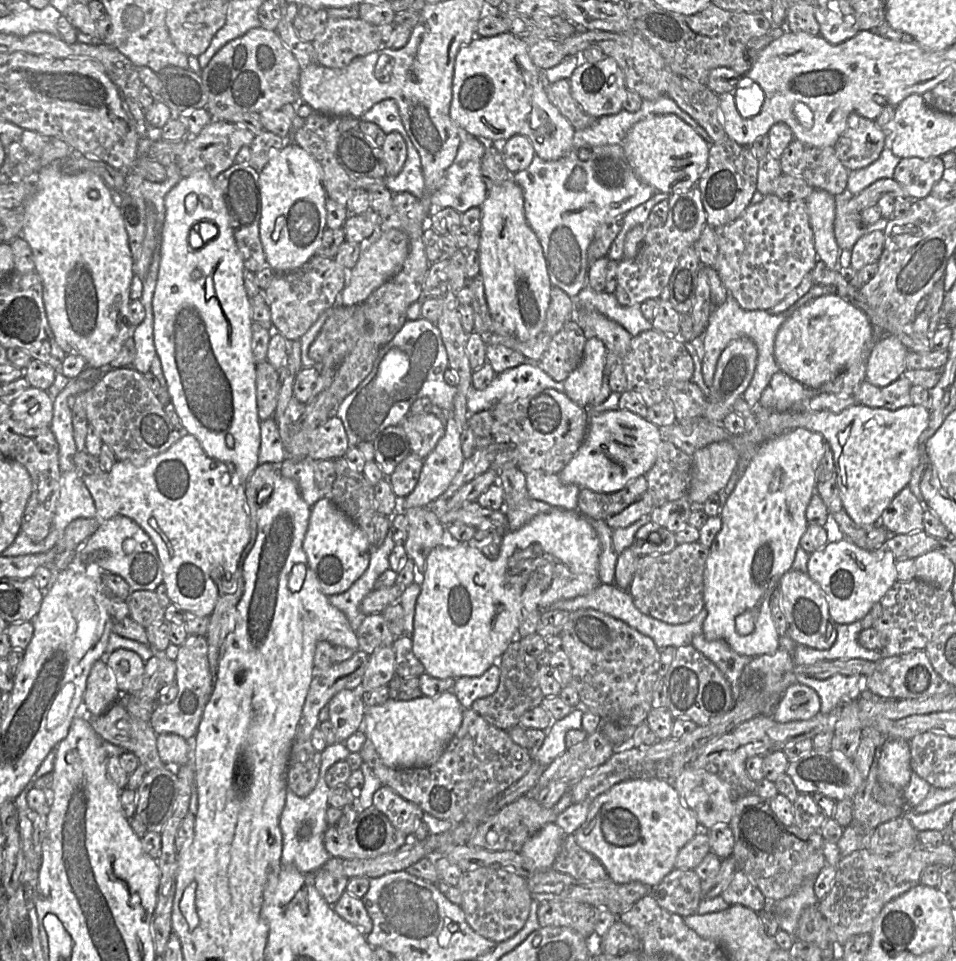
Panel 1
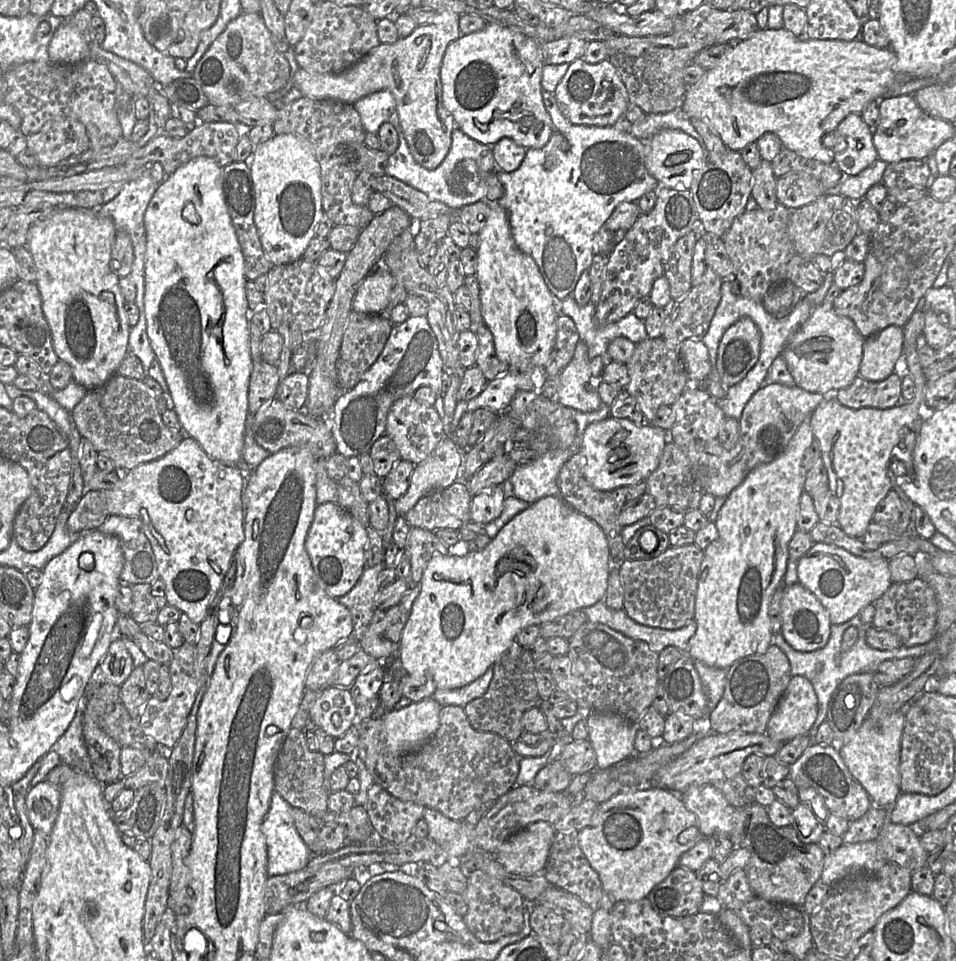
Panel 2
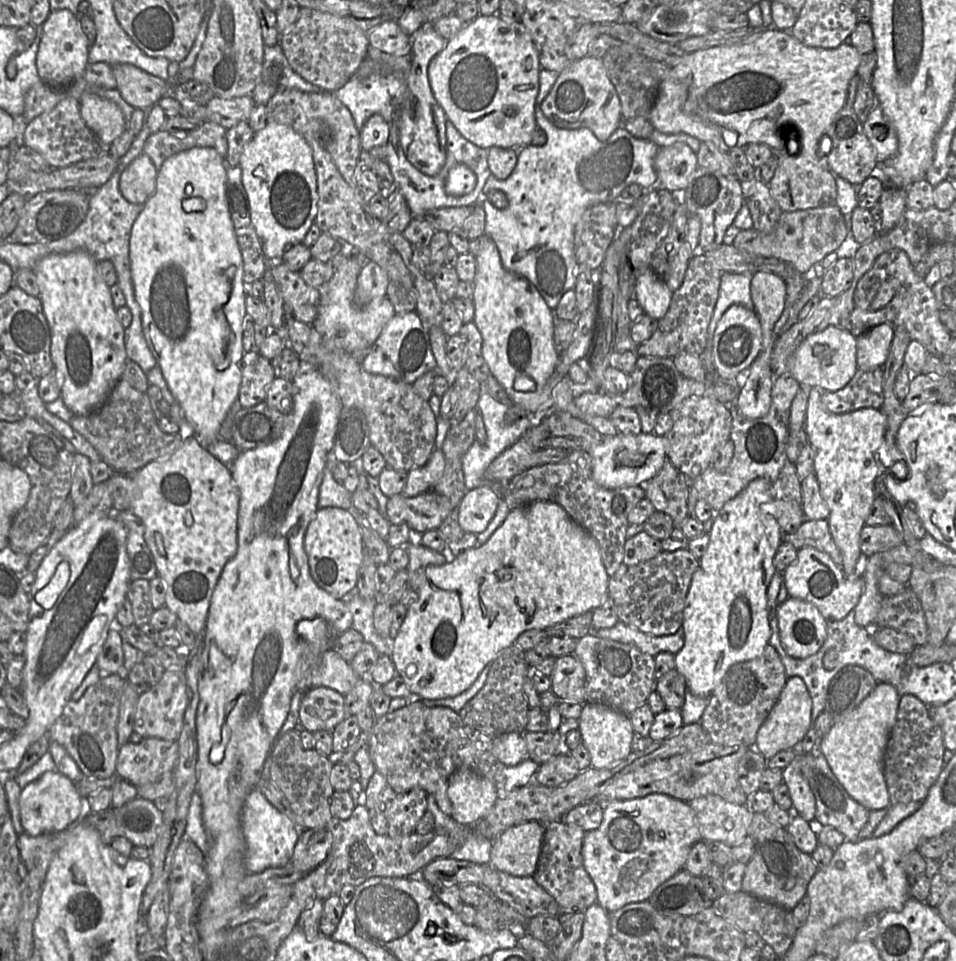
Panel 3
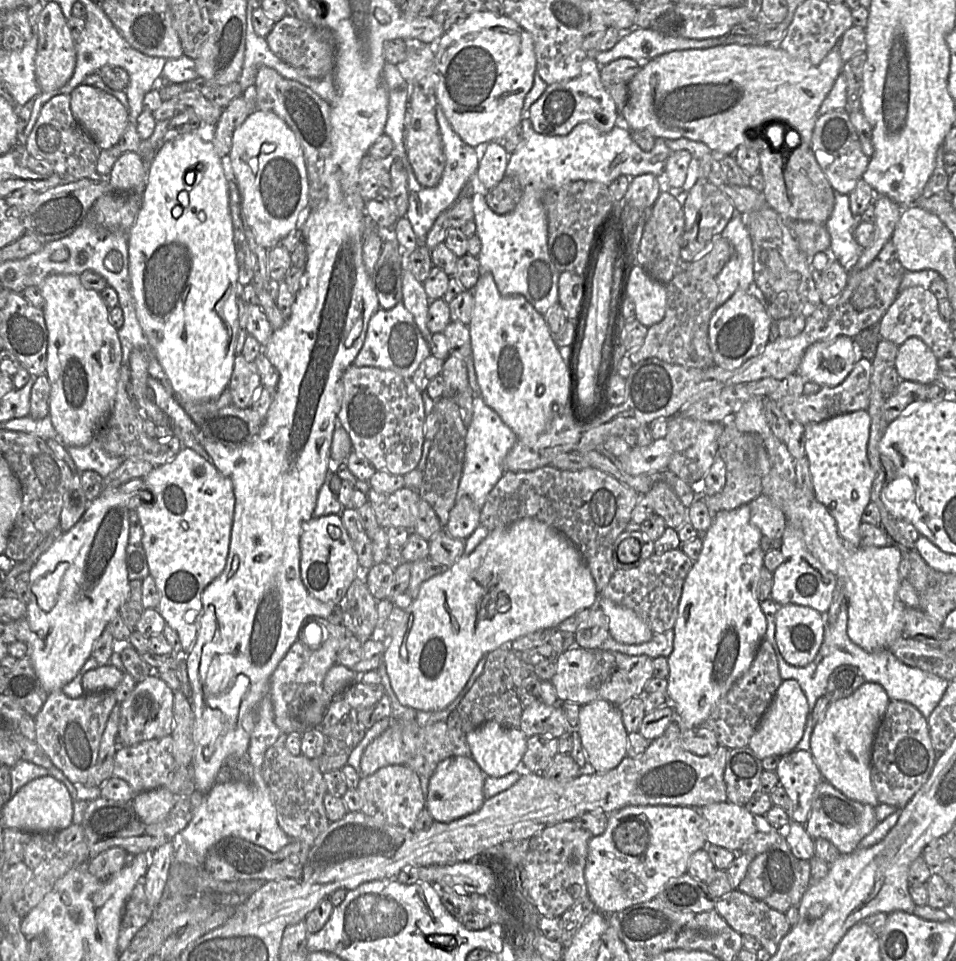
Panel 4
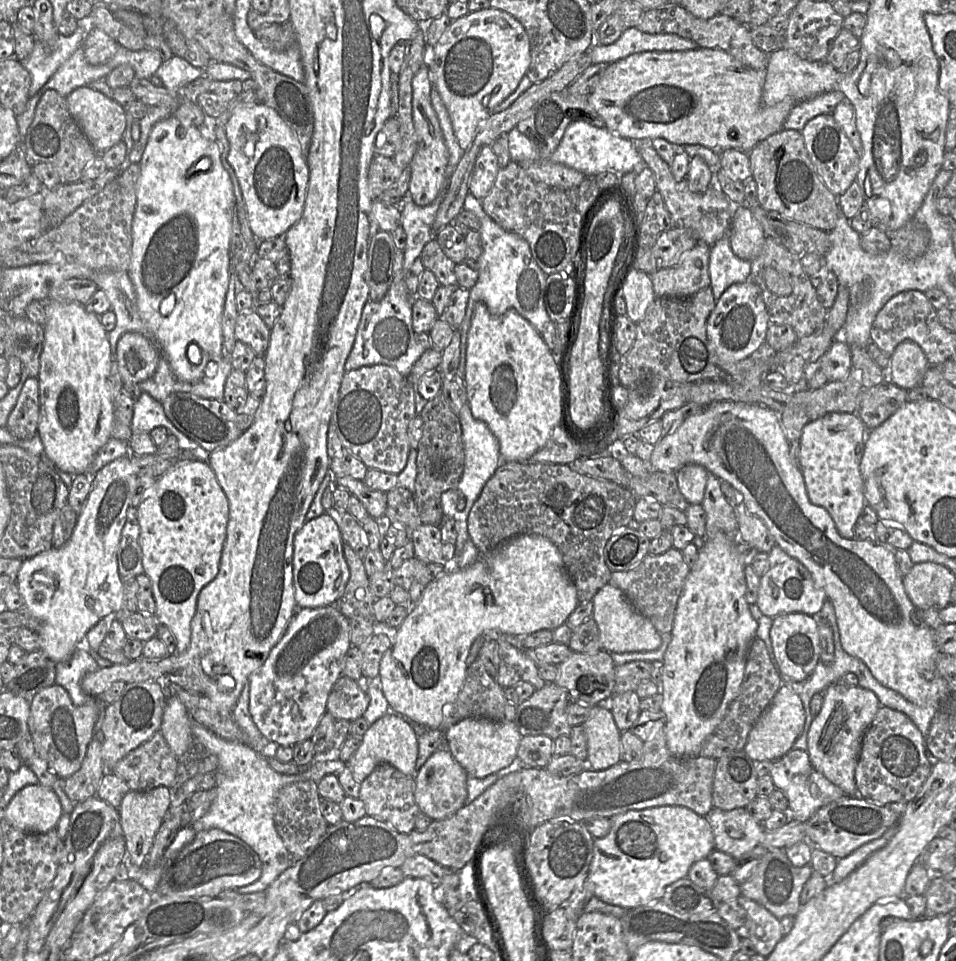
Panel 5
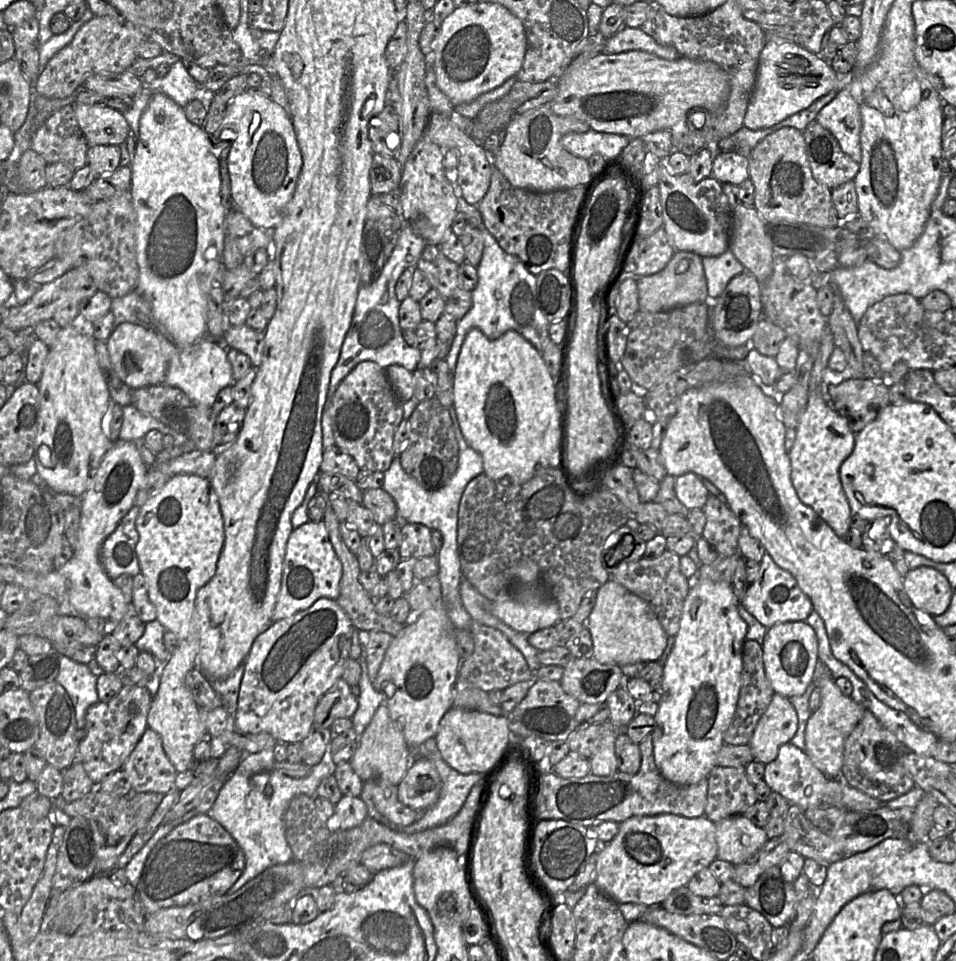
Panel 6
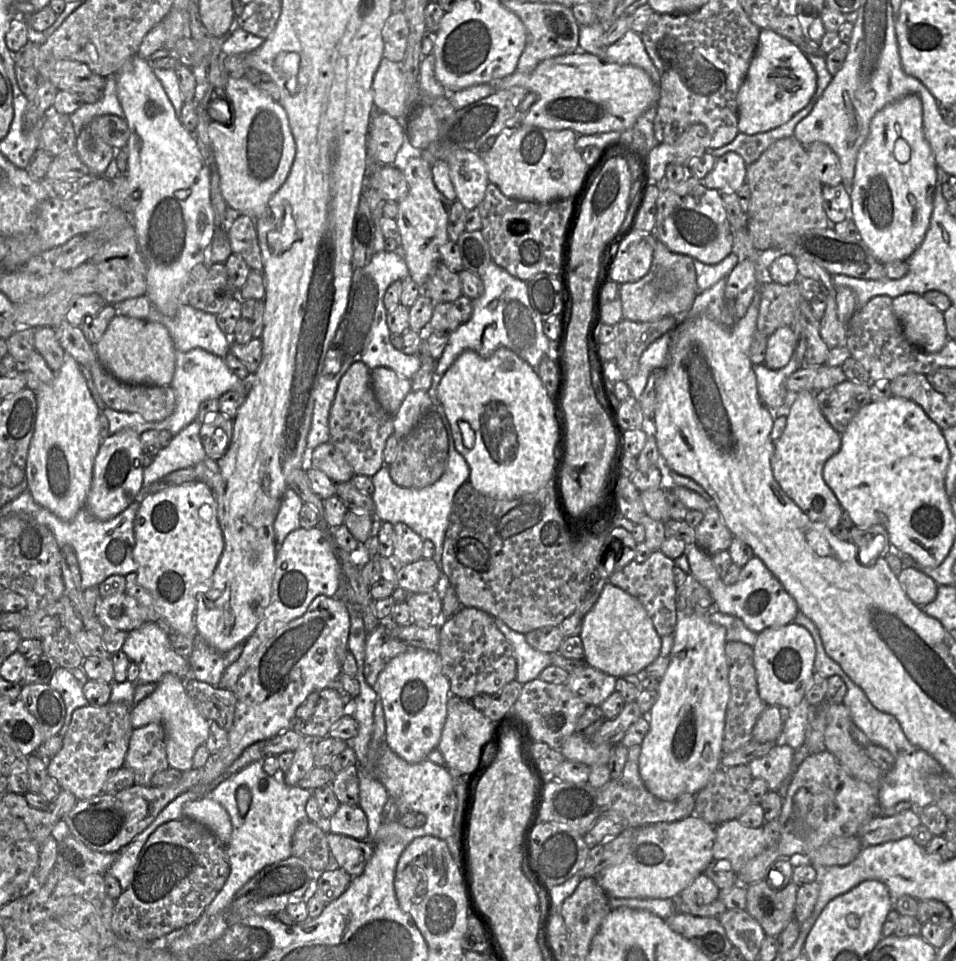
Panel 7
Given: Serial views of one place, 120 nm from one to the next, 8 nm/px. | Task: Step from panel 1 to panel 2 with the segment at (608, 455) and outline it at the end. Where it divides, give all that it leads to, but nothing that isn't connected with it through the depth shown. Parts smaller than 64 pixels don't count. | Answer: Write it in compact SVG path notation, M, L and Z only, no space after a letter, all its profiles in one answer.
M613 417L593 422L586 428L580 444L579 452L584 457L583 476L600 491L643 482L658 467L667 441L667 432L646 422L636 425L628 419Z

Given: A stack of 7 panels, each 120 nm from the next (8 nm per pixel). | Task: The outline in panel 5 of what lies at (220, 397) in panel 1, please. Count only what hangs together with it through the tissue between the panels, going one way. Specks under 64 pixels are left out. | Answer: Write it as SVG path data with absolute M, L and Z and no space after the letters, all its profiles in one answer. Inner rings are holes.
M175 116L165 118L153 126L139 166L140 173L136 189L137 200L132 221L131 262L128 274L136 291L137 305L140 314L147 327L152 331L163 348L172 372L182 381L197 382L207 375L207 373L216 371L218 363L223 360L222 314L225 296L229 286L231 219L235 208L233 184L222 164L220 144L203 137L197 127L184 125ZM202 157L210 158L211 167L208 171L194 173L193 166L197 164L198 160ZM168 295L174 296L175 303L172 311L168 315L163 315L160 312L160 303ZM191 343L195 343L201 348L202 359L199 364L192 364L187 357L187 348Z

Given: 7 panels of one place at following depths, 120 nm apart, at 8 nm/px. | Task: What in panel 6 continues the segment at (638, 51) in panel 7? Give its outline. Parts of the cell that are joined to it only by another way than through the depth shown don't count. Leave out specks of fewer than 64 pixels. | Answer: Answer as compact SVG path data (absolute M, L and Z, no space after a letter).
M628 26L607 39L602 53L613 55L628 51L644 51L666 60L675 60L681 57L674 47L659 44L641 28Z

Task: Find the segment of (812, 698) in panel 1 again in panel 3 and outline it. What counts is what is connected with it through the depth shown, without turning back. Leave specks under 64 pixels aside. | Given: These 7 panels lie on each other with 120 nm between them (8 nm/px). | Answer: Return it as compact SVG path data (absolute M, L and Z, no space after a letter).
M799 676L787 678L778 700L757 732L754 748L766 760L782 750L797 749L809 729L811 712L812 700L803 679Z

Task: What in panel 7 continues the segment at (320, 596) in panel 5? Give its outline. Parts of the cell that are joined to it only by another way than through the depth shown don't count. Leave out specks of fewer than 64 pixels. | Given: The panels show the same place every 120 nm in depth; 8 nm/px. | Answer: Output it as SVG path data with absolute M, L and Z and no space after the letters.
M323 524L311 529L300 527L285 538L276 555L269 605L264 609L255 631L244 643L240 657L225 670L219 685L215 687L234 691L239 678L263 642L278 629L302 616L317 596L335 595L340 585L340 567L330 546L330 536L326 524Z

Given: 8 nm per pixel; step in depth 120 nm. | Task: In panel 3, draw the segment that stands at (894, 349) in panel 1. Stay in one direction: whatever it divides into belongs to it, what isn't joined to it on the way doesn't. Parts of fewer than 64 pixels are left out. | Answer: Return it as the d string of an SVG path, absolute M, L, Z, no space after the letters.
M884 323L857 337L857 368L869 371L882 368L887 360L895 327Z

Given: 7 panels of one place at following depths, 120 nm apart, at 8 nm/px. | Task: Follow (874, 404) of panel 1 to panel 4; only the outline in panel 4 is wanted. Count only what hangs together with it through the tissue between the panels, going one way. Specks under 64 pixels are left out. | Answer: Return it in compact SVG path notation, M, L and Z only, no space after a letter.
M859 357L854 368L847 378L838 386L821 386L820 390L811 395L789 396L786 395L776 403L786 418L800 422L803 425L819 423L837 415L846 414L858 410L866 410L869 406L870 381L872 376L872 362L870 359Z

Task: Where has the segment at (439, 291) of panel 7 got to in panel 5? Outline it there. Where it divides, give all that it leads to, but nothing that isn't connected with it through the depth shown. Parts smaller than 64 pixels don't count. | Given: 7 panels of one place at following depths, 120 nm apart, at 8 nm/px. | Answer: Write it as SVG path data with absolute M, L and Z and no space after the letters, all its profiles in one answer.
M435 238L425 244L419 258L425 269L433 272L441 286L458 286L456 264L445 255Z

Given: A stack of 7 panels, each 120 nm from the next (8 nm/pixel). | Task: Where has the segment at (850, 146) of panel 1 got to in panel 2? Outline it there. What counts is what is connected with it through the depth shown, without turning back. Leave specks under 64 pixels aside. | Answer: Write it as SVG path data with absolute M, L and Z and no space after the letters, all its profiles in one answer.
M849 114L835 131L839 137L832 150L838 152L835 155L835 164L844 177L858 175L878 159L873 143L873 129L860 114Z

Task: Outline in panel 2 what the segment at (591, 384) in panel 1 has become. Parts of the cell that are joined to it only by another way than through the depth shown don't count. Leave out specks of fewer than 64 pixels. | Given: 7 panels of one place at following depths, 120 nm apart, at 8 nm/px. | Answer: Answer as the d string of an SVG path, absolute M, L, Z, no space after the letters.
M580 340L572 360L559 376L555 399L560 405L581 412L592 412L600 408L602 402L599 394L589 386L589 364L588 348Z

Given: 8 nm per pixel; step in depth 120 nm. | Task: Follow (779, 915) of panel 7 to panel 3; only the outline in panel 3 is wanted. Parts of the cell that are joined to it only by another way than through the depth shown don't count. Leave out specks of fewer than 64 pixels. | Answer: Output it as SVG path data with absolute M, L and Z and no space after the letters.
M753 812L751 824L748 828L748 836L753 839L755 850L747 863L741 891L792 911L807 893L808 884L818 870L816 862L810 854L797 848L786 828L771 823L764 813Z

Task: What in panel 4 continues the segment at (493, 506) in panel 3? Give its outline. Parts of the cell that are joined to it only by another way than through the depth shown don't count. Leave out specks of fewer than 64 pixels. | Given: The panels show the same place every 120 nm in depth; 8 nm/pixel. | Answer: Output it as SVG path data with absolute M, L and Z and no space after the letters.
M464 496L451 509L444 530L453 538L465 540L480 525L480 511L481 508L477 508L468 496Z

